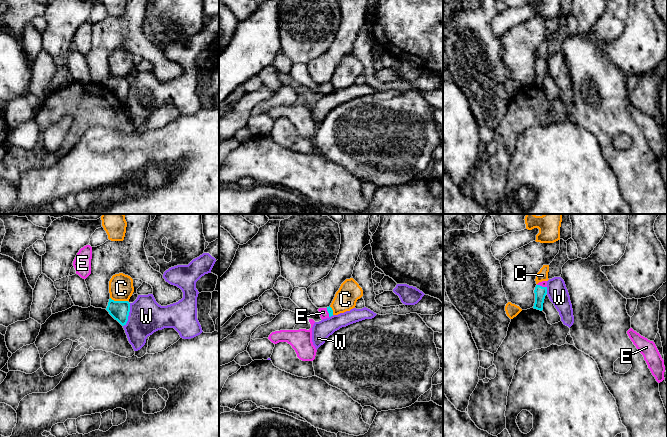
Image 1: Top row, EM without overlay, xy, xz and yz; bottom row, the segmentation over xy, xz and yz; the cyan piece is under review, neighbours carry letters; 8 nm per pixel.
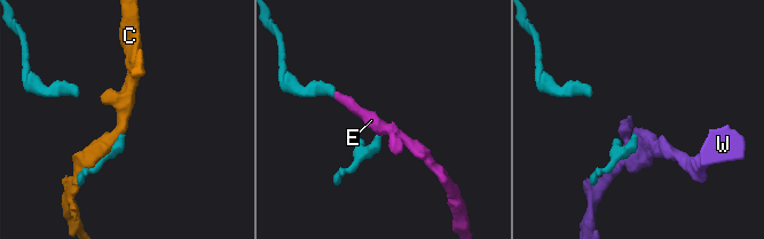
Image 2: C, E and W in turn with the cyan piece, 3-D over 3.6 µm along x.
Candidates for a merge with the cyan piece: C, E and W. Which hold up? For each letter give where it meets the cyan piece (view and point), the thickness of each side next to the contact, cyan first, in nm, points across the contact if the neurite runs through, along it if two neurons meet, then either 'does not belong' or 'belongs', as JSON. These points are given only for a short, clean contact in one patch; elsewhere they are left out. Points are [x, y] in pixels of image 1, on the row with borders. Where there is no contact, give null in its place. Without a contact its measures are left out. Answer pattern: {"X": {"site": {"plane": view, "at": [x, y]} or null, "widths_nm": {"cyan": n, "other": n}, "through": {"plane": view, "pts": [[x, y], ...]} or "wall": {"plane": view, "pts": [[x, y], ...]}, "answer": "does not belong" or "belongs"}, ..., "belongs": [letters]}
{"C": {"site": {"plane": "xy", "at": [119, 301]}, "widths_nm": {"cyan": 160, "other": 190}, "answer": "does not belong"}, "E": {"site": {"plane": "yz", "at": [541, 286]}, "widths_nm": {"cyan": 100, "other": 50}, "answer": "belongs"}, "W": {"site": {"plane": "xy", "at": [128, 315]}, "widths_nm": {"cyan": 160, "other": 280}, "wall": {"plane": "xy", "pts": [[130, 303], [128, 320], [123, 326]]}, "answer": "does not belong"}, "belongs": ["E"]}

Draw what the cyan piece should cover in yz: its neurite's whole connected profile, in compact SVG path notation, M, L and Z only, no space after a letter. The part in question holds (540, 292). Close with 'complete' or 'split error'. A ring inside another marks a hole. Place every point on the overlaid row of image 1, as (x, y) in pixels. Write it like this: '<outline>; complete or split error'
M547 281L539 282L534 290L535 303L533 308L542 311L545 296L547 294Z; split error

